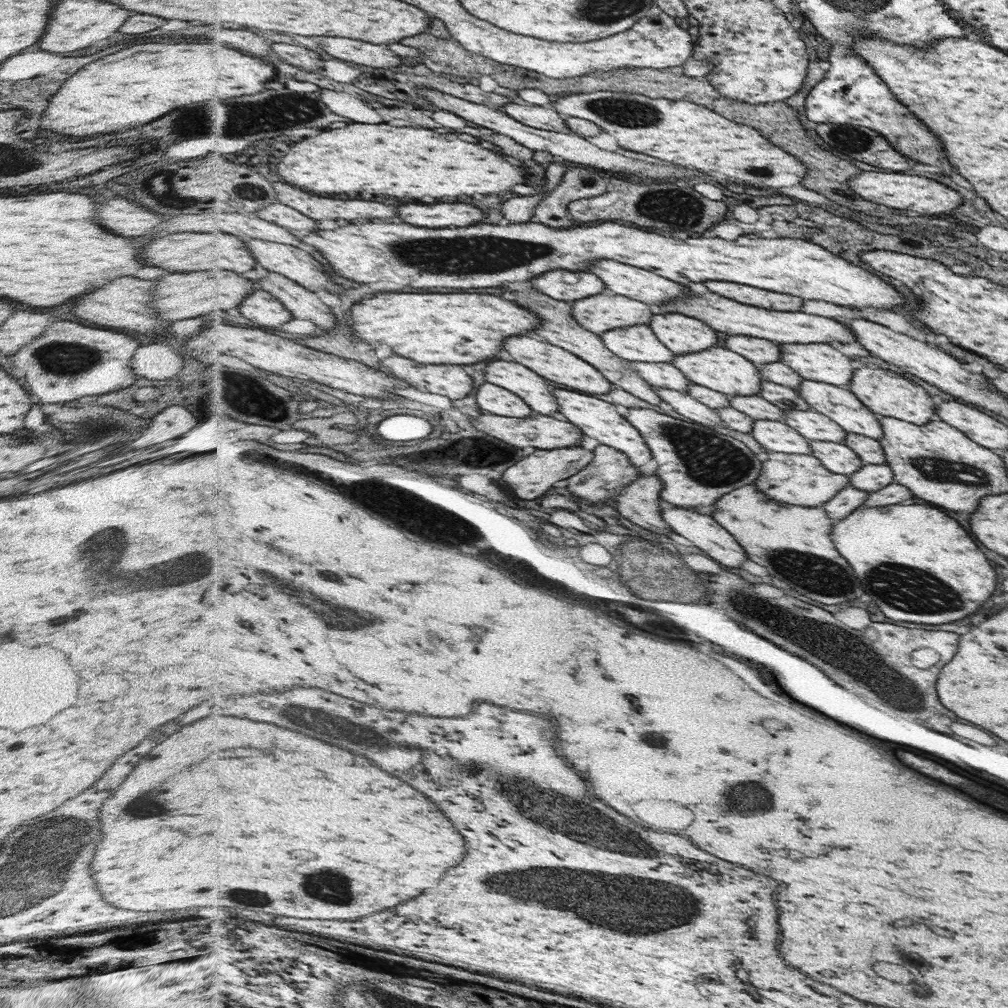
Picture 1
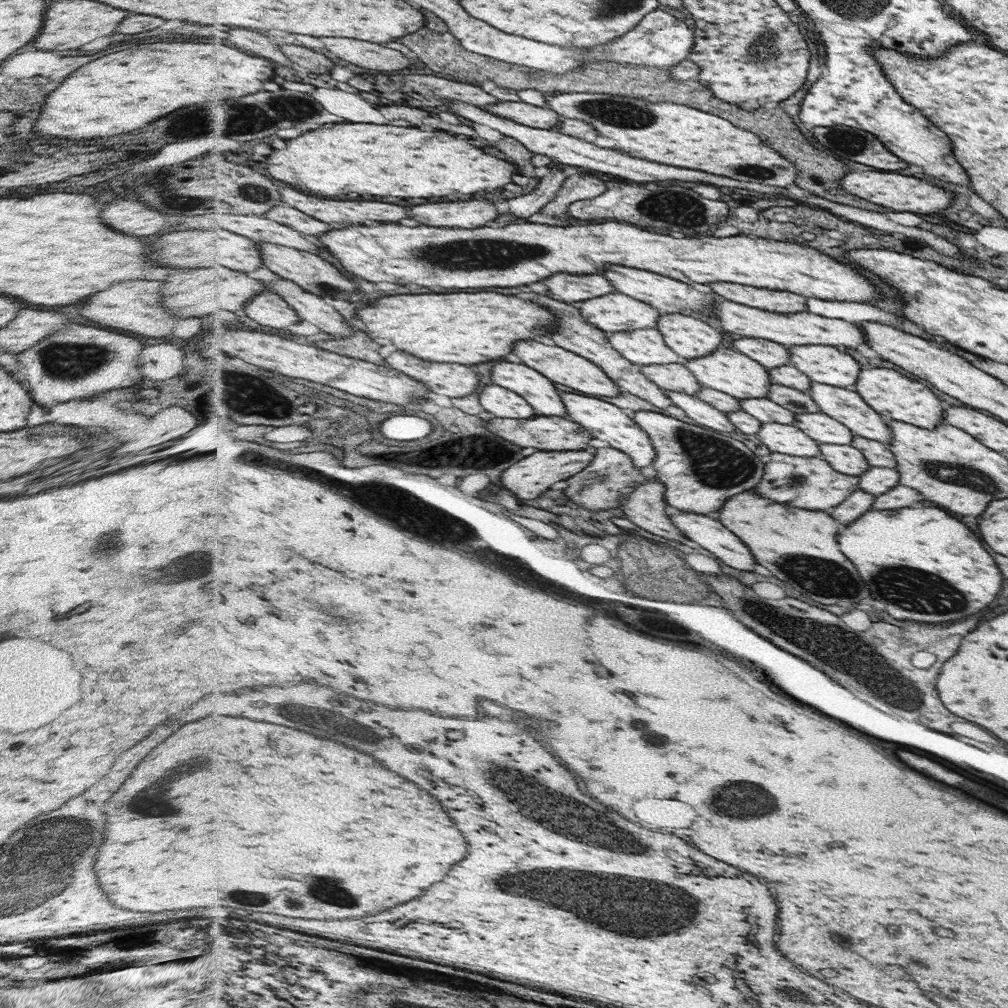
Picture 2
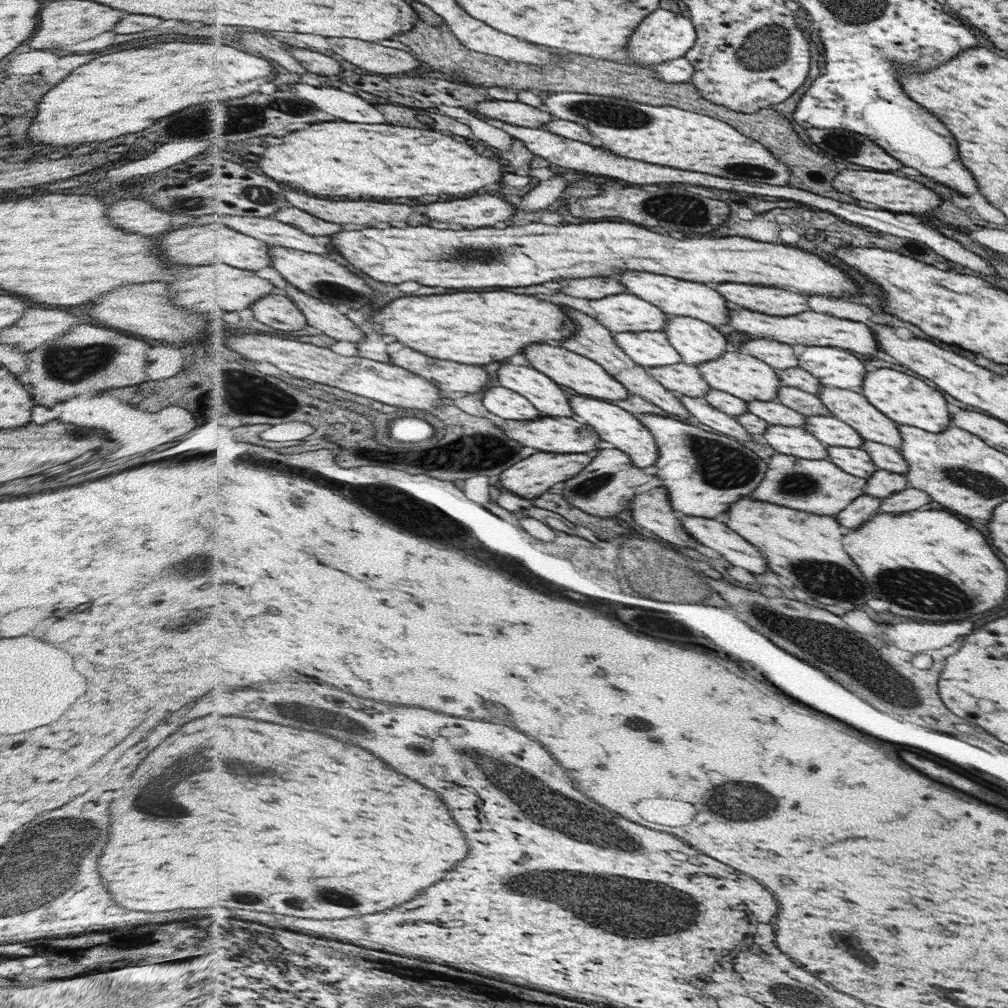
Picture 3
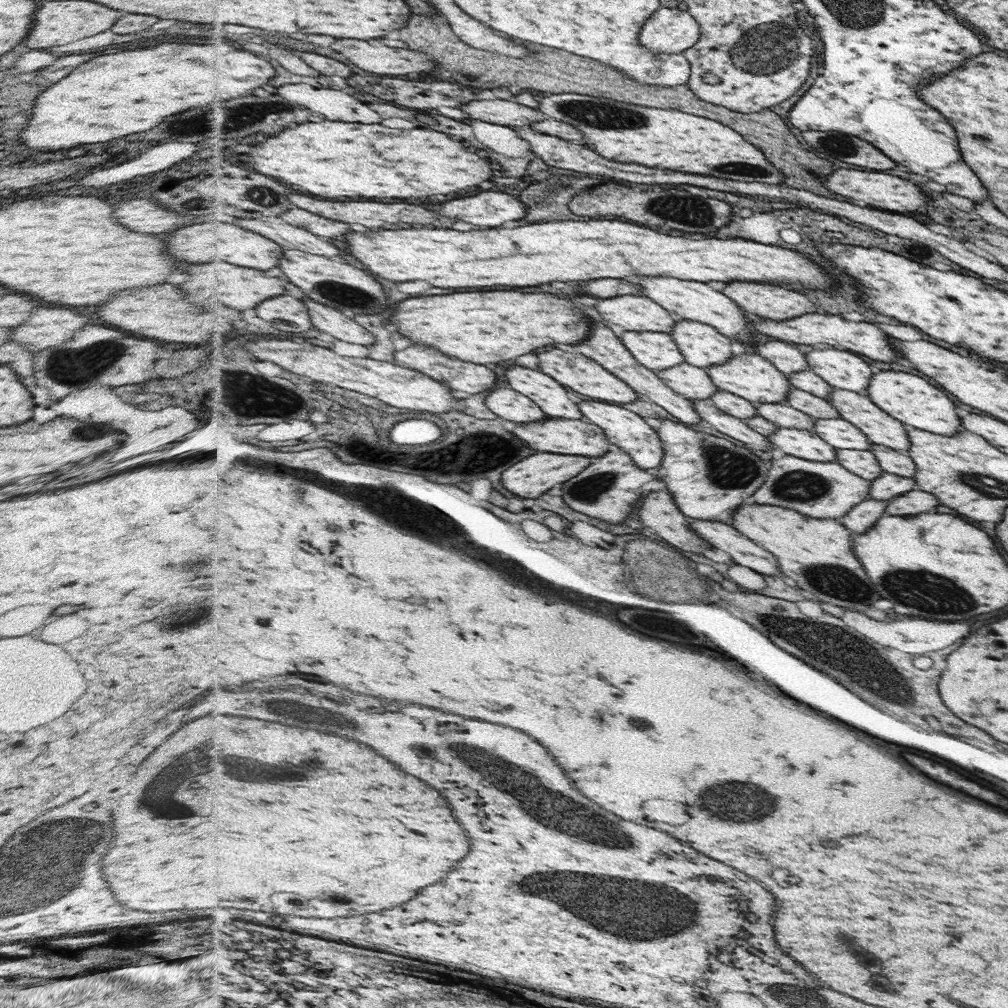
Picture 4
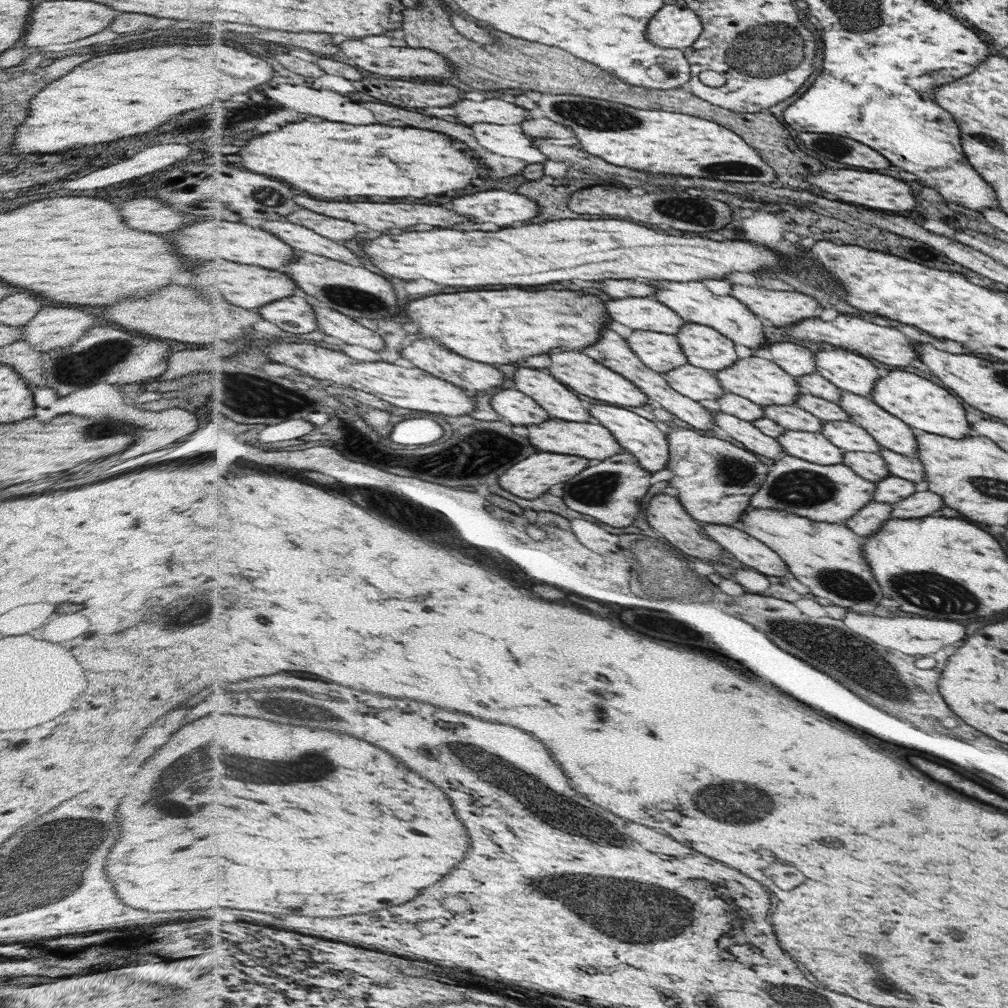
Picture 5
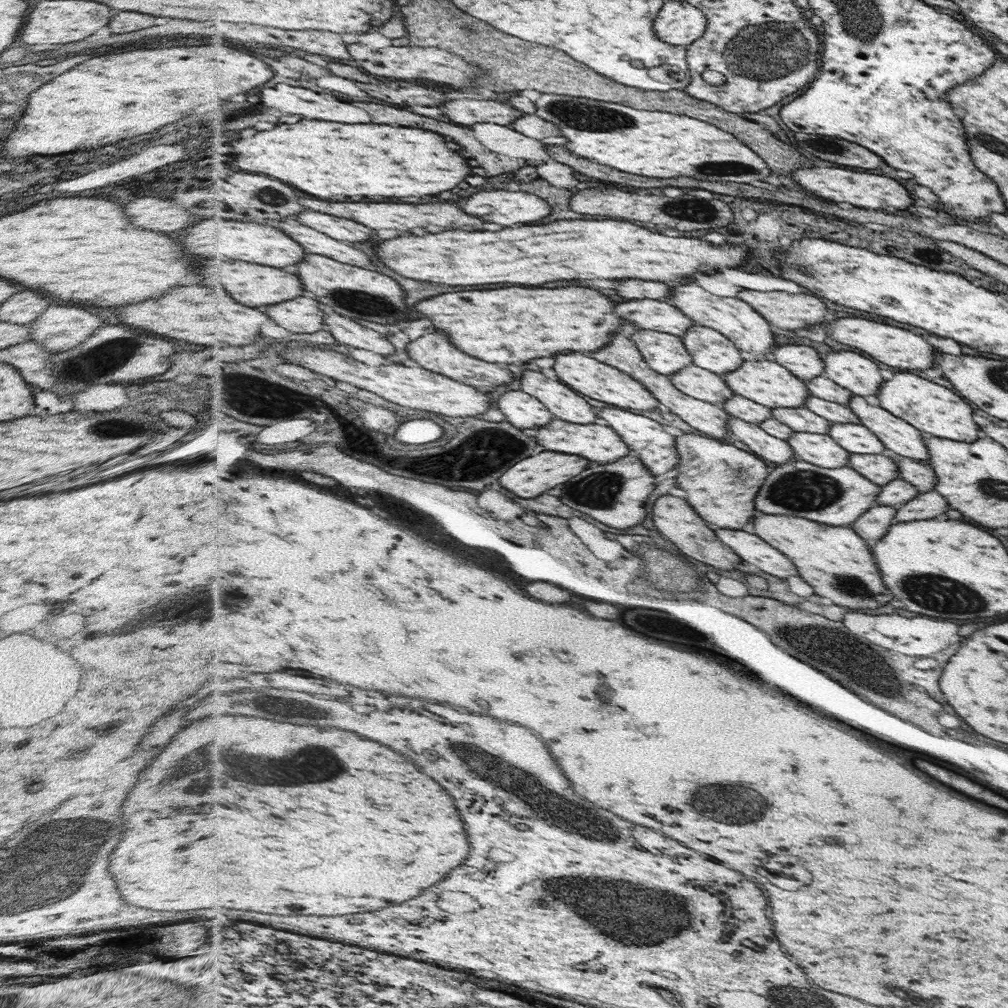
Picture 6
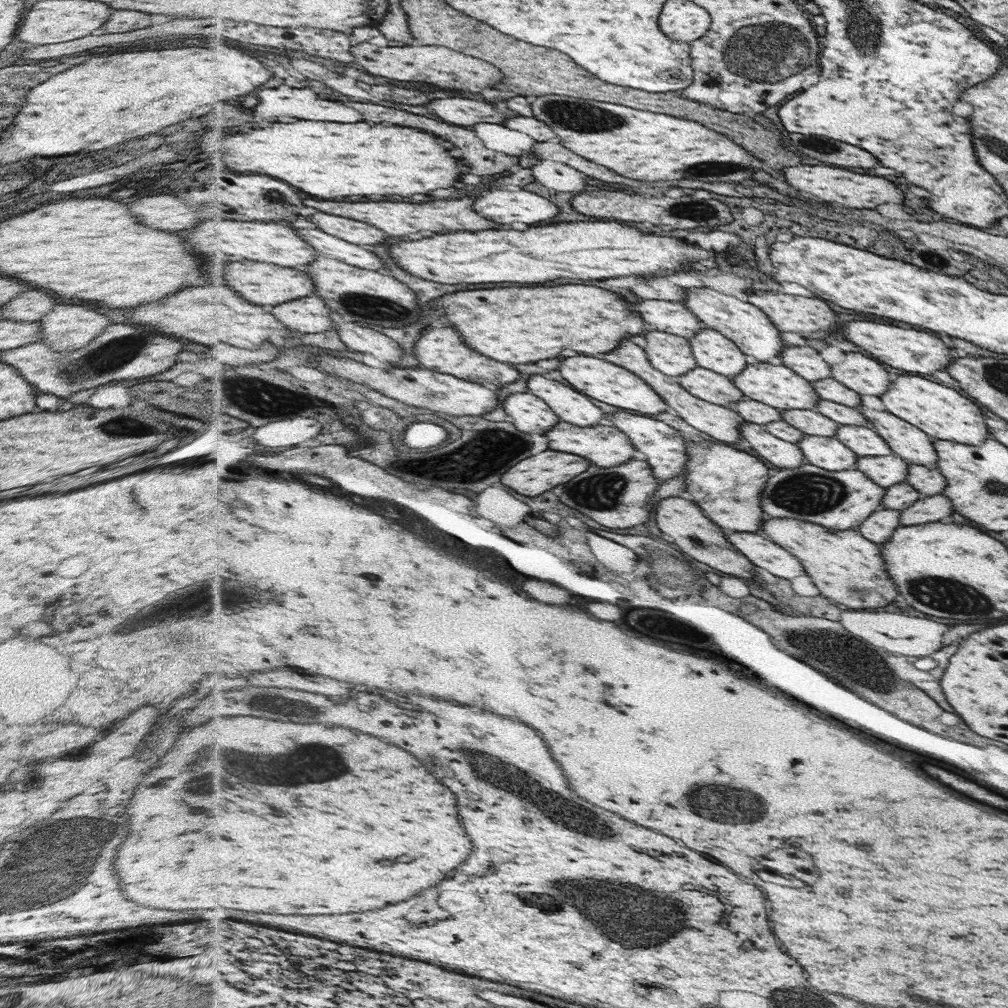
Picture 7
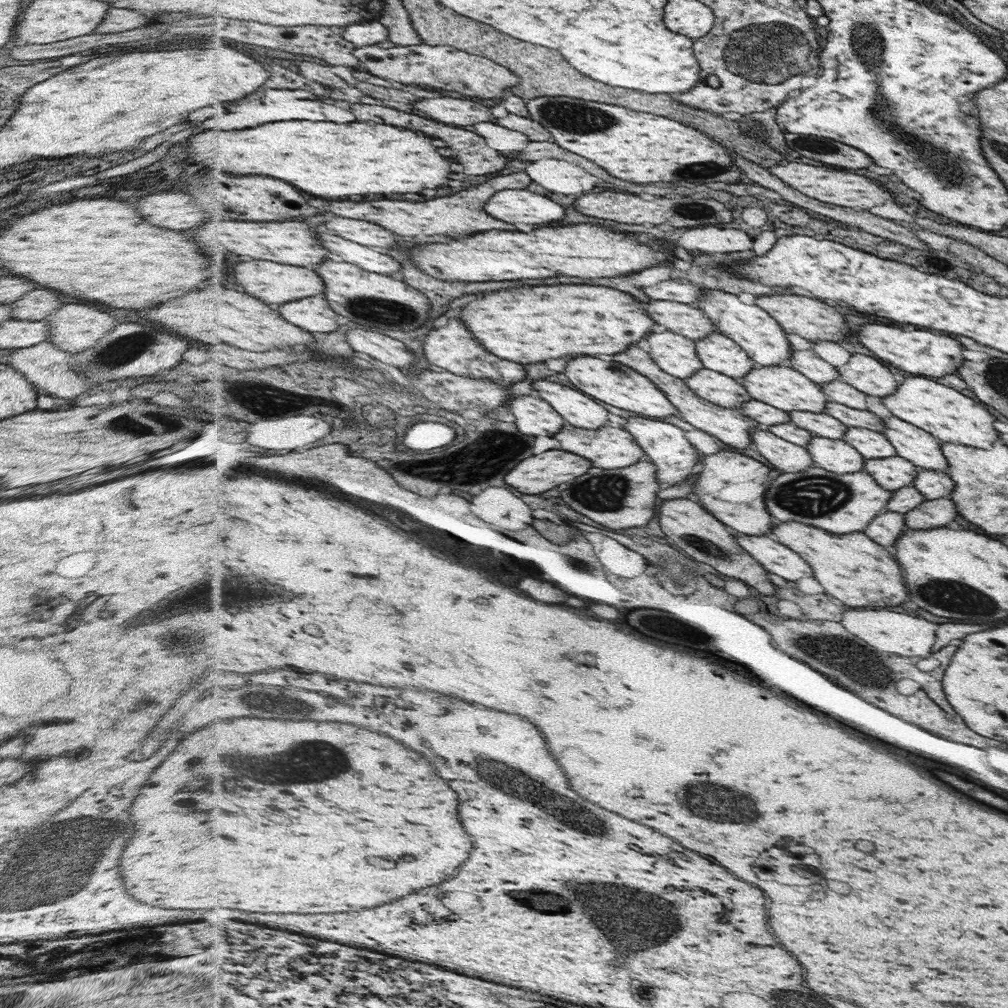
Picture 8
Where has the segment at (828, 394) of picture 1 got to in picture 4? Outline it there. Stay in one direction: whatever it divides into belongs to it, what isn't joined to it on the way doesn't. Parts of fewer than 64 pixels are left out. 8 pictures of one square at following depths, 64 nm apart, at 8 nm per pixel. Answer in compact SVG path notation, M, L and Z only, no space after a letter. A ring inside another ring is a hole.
M833 388L826 400L838 410L840 418L863 429L873 444L888 446L903 453L911 450L911 437L903 421L884 412L869 396Z

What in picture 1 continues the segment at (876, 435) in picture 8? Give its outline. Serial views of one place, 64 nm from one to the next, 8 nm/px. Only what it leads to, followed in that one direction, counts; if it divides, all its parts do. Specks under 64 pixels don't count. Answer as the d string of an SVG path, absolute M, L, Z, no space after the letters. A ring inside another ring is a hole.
M786 410L784 423L811 441L822 440L842 443L847 438L847 431L831 417L814 410Z

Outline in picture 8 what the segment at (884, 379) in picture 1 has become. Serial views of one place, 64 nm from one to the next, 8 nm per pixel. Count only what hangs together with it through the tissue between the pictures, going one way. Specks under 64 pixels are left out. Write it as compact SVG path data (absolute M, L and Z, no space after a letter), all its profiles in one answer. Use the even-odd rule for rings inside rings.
M922 376L902 378L899 390L881 401L894 416L927 430L941 442L986 449L992 448L992 444L1000 441L994 428L996 418L982 406L982 403L978 404L976 400L964 396L954 388L932 382L932 378Z

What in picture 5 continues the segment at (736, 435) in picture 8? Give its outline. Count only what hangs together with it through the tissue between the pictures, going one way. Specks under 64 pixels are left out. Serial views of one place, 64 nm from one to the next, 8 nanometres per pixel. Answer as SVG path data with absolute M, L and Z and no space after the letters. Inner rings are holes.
M611 329L604 330L600 342L596 346L592 346L592 348L584 348L582 352L588 352L587 355L591 356L593 360L607 365L609 369L613 369L619 372L620 375L627 377L638 388L643 389L650 400L659 401L662 407L674 414L674 416L677 416L680 420L687 422L690 426L694 426L694 428L698 428L698 430L710 430L710 432L714 432L714 428L716 428L714 413L700 404L700 401L692 400L690 397L683 396L682 393L673 389L663 373L657 373L655 369L648 368L648 365L640 361L630 342L620 336L620 334L616 334Z

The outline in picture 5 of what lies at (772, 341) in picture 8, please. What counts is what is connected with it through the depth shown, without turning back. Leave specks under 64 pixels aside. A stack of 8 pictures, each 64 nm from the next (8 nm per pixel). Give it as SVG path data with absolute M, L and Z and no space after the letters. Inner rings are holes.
M670 280L648 281L656 287L654 297L658 301L663 301L671 309L675 309L683 319L690 323L708 325L710 328L717 329L724 336L727 336L740 346L752 349L755 353L761 353L768 346L766 336L764 336L764 326L756 313L739 301L736 297L718 296L710 292L702 281L674 282Z

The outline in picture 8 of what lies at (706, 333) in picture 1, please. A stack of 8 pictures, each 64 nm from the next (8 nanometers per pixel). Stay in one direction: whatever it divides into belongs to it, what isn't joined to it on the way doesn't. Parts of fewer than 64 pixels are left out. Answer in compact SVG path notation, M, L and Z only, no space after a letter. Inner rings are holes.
M716 332L704 336L696 341L695 345L703 367L708 370L718 371L730 378L741 380L753 369L758 369L746 350L722 333Z

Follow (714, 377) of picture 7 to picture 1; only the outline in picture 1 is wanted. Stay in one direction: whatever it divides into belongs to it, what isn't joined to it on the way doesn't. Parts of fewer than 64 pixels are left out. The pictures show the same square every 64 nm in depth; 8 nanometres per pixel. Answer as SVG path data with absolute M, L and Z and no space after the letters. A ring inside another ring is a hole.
M628 362L653 387L688 392L693 382L674 363Z

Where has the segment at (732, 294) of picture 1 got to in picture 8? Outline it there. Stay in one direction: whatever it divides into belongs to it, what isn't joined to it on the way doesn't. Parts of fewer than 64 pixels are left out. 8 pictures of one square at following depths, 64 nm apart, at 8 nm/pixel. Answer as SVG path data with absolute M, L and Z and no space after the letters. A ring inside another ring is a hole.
M784 294L756 296L755 304L765 309L768 313L771 313L771 315L783 325L784 332L787 334L797 334L812 343L846 343L848 338L852 336L852 330L850 330L850 326L846 324L844 316L838 314L832 306L820 302L820 299L816 299L814 296L807 297Z

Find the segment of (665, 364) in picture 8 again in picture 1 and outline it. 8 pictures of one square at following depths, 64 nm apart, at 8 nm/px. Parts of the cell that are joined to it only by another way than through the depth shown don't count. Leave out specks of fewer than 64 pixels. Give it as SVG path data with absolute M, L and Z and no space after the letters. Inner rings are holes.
M646 324L615 328L600 336L607 347L624 361L670 363L676 358L676 354L659 340L654 329Z

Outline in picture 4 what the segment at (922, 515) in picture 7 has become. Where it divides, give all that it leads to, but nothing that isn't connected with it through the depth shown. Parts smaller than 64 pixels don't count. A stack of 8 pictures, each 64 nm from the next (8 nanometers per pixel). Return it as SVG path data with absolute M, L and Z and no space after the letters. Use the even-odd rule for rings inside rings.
M919 488L906 492L886 504L884 514L890 516L914 516L932 512L938 506L938 498L932 493L927 493Z

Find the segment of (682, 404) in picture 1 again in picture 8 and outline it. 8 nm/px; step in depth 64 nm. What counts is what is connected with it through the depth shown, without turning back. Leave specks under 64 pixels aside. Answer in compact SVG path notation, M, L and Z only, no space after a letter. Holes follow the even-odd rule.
M754 428L750 435L754 448L777 468L777 472L805 472L814 467L814 461L806 447L788 442L764 428Z

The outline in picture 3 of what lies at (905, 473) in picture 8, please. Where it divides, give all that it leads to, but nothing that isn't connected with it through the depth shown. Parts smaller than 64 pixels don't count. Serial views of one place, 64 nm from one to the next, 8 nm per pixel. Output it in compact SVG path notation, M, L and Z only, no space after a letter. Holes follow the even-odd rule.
M831 446L829 461L835 462L844 472L863 479L870 478L877 472L878 466L872 460L871 453L863 448L842 448Z

